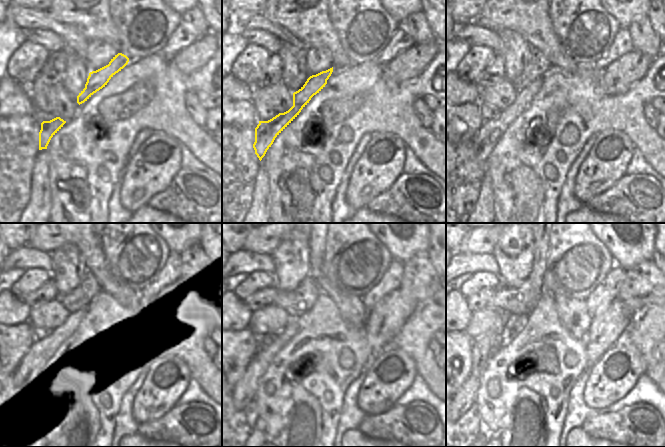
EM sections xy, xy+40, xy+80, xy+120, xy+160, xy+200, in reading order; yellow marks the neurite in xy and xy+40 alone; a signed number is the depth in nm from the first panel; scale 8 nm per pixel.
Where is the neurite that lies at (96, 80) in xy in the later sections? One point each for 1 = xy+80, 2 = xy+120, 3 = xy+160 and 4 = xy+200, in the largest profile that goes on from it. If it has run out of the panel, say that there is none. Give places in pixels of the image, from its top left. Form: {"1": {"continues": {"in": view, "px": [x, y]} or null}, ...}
{"1": {"continues": {"in": "xy+80", "px": [485, 139]}}, "2": {"continues": {"in": "xy+120", "px": [26, 378]}}, "3": {"continues": {"in": "xy+160", "px": [244, 392]}}, "4": {"continues": {"in": "xy+200", "px": [466, 396]}}}

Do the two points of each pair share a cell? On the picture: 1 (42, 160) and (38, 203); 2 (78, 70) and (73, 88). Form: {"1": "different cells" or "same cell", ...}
{"1": "same cell", "2": "same cell"}

